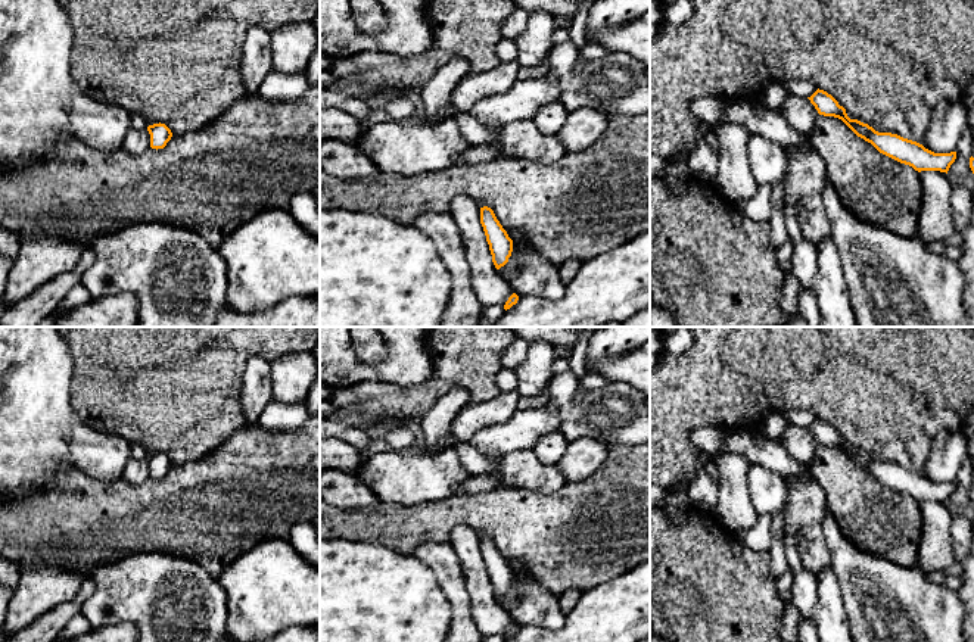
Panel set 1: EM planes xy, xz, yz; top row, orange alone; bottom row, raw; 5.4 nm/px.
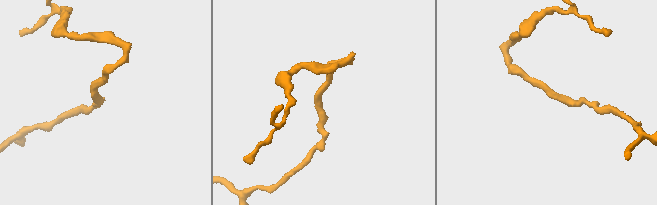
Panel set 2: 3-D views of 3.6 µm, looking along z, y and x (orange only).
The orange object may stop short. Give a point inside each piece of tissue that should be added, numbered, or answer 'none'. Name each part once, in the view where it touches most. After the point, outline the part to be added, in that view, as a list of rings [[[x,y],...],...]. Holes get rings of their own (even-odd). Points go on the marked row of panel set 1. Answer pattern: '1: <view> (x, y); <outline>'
none

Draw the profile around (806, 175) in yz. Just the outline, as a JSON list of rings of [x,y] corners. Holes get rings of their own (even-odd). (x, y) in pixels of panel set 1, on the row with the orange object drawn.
[[[790,147],[788,171],[785,175],[784,202],[797,215],[797,203],[806,196],[821,196],[827,183],[827,165],[813,150]]]

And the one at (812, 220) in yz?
[[[806,196],[797,203],[797,221],[805,239],[815,246],[824,239],[831,239],[831,228],[821,196]]]

